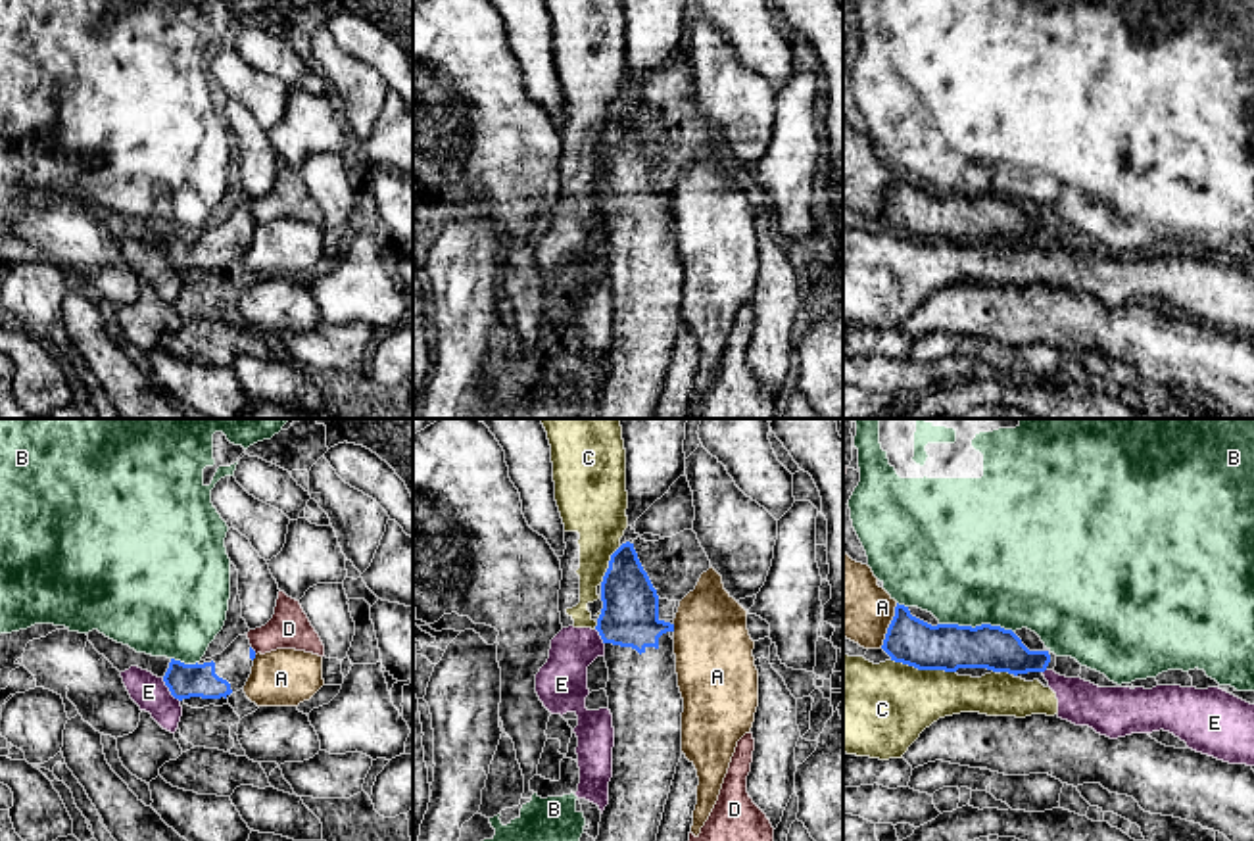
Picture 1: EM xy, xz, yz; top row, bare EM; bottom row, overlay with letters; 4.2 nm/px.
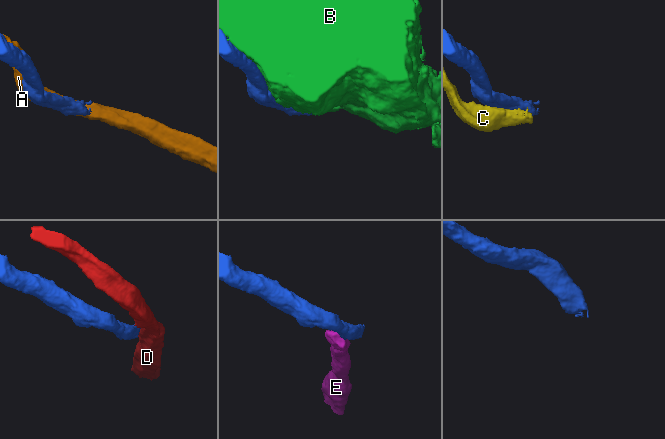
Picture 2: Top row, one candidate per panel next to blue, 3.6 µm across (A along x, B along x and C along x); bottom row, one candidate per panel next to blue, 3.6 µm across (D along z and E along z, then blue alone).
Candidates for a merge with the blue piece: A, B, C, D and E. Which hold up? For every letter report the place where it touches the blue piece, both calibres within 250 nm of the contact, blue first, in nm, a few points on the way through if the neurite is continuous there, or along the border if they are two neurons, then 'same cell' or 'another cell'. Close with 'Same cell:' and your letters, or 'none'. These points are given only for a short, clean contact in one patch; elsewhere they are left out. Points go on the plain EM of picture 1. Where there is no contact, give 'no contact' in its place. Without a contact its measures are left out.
A: contact yz (890, 196); calibres 200 and 320 nm; another cell
B: contact yz (976, 196); calibres 190 and 480 nm; another cell
C: contact yz (924, 239); calibres 200 and 380 nm; another cell
D: contact xy (254, 221); calibres 30 and 170 nm; border xy (250, 217), (256, 223); another cell
E: contact xy (169, 260); calibres 140 and 150 nm; border xy (162, 248), (179, 271); another cell
Same cell: none

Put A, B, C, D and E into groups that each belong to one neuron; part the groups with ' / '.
A / B / C E / D

